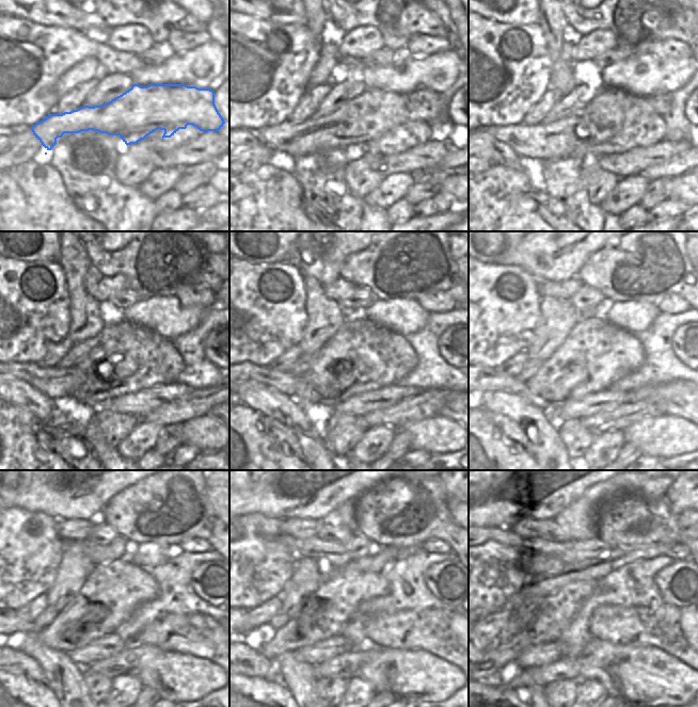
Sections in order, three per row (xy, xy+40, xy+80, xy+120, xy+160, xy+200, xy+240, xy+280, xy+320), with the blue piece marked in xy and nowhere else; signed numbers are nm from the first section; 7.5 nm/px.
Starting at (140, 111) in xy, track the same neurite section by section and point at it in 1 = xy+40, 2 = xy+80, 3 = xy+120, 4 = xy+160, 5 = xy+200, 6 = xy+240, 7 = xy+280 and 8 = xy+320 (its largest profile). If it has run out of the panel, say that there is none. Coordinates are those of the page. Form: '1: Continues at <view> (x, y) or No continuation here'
1: Continues at xy+40 (374, 113)
2: Continues at xy+80 (612, 111)
3: Continues at xy+120 (124, 348)
4: Continues at xy+160 (361, 344)
5: Continues at xy+200 (599, 344)
6: Continues at xy+240 (121, 583)
7: Continues at xy+280 (352, 587)
8: Continues at xy+320 (582, 590).

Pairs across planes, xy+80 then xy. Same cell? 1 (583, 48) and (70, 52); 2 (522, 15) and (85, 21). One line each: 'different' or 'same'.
1: different
2: same

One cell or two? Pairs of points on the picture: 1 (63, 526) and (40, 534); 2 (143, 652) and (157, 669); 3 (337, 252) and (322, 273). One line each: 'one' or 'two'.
1: two
2: two
3: one

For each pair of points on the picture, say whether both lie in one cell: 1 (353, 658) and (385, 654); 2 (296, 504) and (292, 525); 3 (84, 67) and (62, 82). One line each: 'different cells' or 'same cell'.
1: different cells
2: different cells
3: same cell

